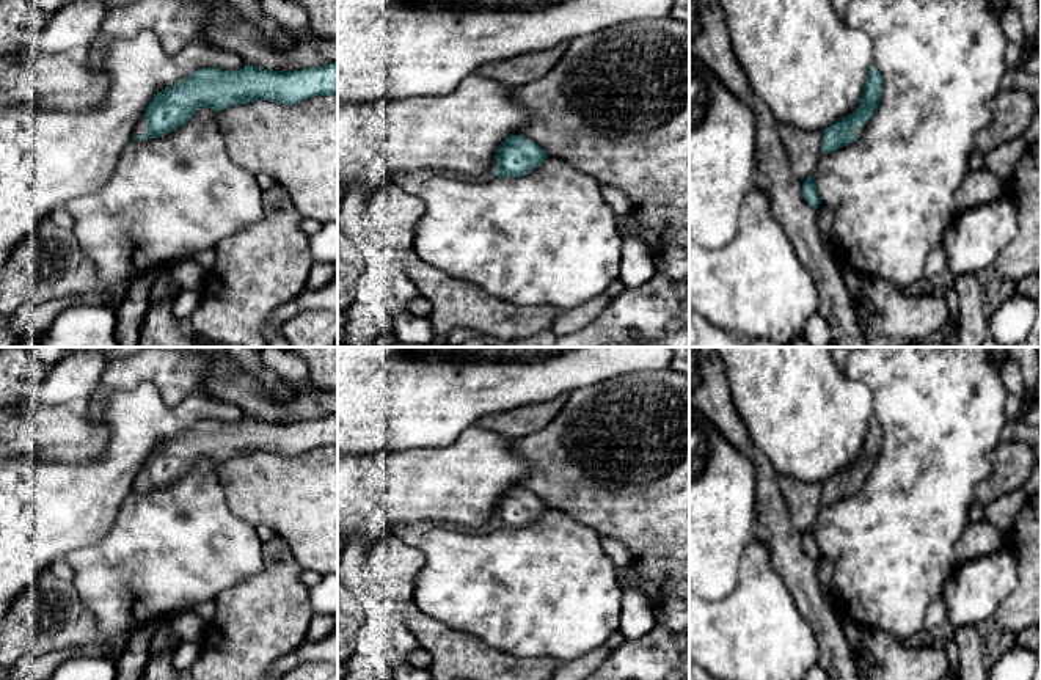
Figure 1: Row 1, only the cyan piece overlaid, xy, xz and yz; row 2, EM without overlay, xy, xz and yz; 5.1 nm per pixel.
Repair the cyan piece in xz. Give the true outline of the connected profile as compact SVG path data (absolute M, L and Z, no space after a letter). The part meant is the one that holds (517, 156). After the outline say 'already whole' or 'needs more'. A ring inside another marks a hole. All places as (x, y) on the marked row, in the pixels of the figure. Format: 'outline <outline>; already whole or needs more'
outline M520 133L510 135L501 143L499 149L496 151L495 160L479 177L469 179L458 173L443 170L419 170L394 176L393 182L400 185L407 192L416 193L421 184L435 174L443 174L462 182L477 184L488 182L496 177L521 177L535 170L546 157L546 151Z; needs more

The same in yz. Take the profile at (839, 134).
outline M873 64L859 107L846 118L835 121L823 130L821 154L834 152L864 135L882 96L882 77Z; needs more

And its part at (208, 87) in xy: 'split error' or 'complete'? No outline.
split error

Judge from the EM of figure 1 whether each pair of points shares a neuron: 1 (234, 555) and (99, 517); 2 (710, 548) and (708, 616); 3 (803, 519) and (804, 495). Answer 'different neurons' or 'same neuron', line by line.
1: different neurons
2: different neurons
3: same neuron

